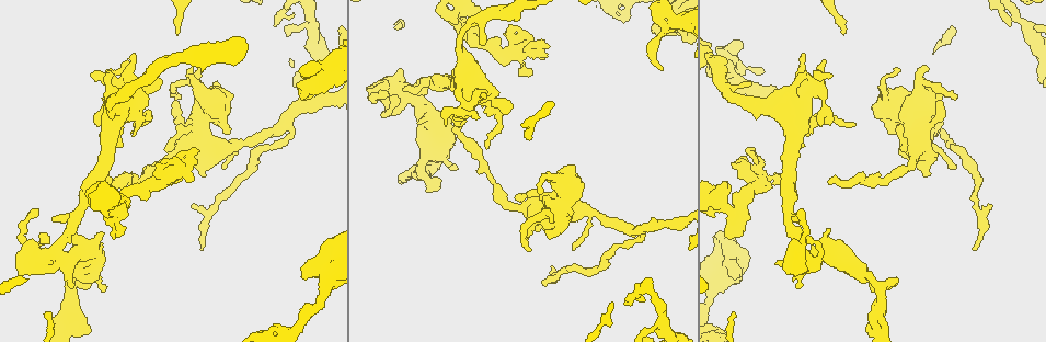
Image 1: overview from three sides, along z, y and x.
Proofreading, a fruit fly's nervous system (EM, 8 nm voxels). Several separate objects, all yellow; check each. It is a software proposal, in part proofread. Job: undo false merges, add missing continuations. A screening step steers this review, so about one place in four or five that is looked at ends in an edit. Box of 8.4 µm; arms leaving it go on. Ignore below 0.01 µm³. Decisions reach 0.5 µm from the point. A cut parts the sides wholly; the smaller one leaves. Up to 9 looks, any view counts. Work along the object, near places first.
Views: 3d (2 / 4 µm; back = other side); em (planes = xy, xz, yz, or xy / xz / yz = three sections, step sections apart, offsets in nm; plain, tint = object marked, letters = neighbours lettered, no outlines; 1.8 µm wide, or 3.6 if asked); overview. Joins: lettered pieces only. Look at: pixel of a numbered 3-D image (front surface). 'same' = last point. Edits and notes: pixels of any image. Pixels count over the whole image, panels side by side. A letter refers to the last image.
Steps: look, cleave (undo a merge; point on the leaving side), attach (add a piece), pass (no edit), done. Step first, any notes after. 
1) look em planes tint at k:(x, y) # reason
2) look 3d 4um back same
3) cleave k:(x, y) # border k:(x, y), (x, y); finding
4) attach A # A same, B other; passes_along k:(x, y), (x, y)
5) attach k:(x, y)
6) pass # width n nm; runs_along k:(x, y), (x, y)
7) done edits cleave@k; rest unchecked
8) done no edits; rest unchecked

look em planes letters at 1:(176, 32)

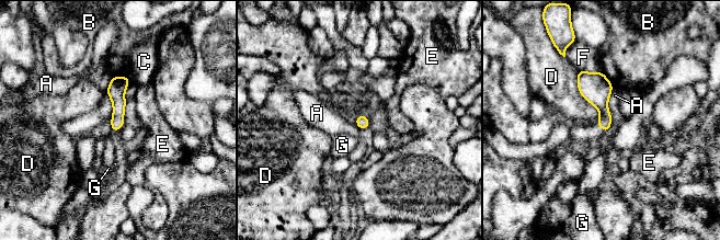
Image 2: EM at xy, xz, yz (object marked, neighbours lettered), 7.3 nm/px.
pass # width 100 nm; A other, B other, C other, D other, E other, F other, G other; border 2:(113, 77), (106, 90), (110, 118); no lettered piece goes on from it

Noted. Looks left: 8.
look 3d 2um at 1:(634, 230) # side arm on a straight run

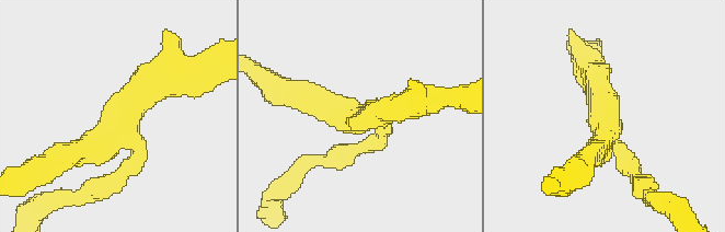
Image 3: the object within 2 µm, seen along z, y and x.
look em planes tint at 3:(603, 140) # arms 3; need the tissue

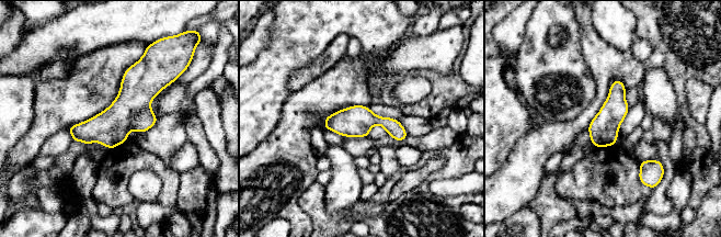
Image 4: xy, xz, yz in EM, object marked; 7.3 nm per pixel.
look em planes letters same

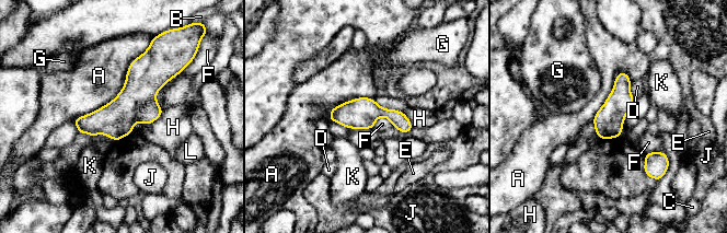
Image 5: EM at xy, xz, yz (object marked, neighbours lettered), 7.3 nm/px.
pass # A other, B other, C other, D other, E other, F other, G other, H other, J other, K other, L other; border 5:(183, 70), (157, 93), (160, 106); one neuron here

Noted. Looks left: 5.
look 3d 4um at 1:(627, 302) # free end

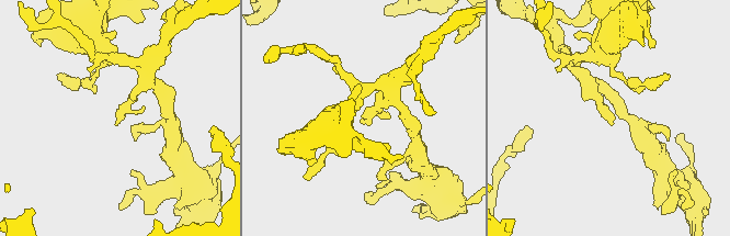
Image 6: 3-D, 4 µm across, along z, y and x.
look em xy step 16 letters at 6:(363, 121)

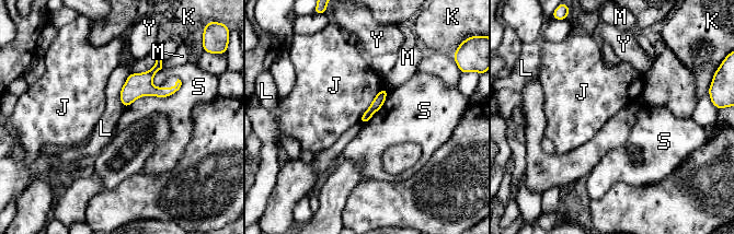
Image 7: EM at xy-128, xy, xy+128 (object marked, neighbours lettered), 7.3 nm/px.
look em planes letters same

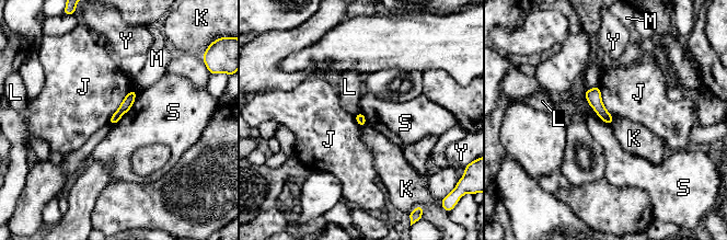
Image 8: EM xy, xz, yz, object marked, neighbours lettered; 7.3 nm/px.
pass # longest_contact S 320 nm; J other, K other, L other, M other, S other, Y other; none of them fits

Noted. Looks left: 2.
look em xz step 16 letters at 1:(725, 235) # branch stops here

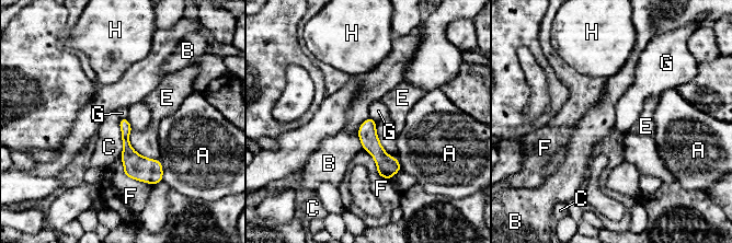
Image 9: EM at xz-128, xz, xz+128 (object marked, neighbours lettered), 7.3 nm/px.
look em planes letters same

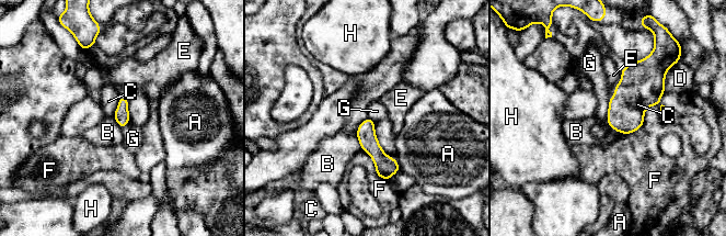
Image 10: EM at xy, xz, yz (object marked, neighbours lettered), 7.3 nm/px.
pass # longest_contact F 440 nm; A other, B other, C other, D other, E other, F other, G other, H other; border 10:(367, 116), (357, 128), (360, 148); none of them fits

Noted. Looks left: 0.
done no edits; rest unchecked

